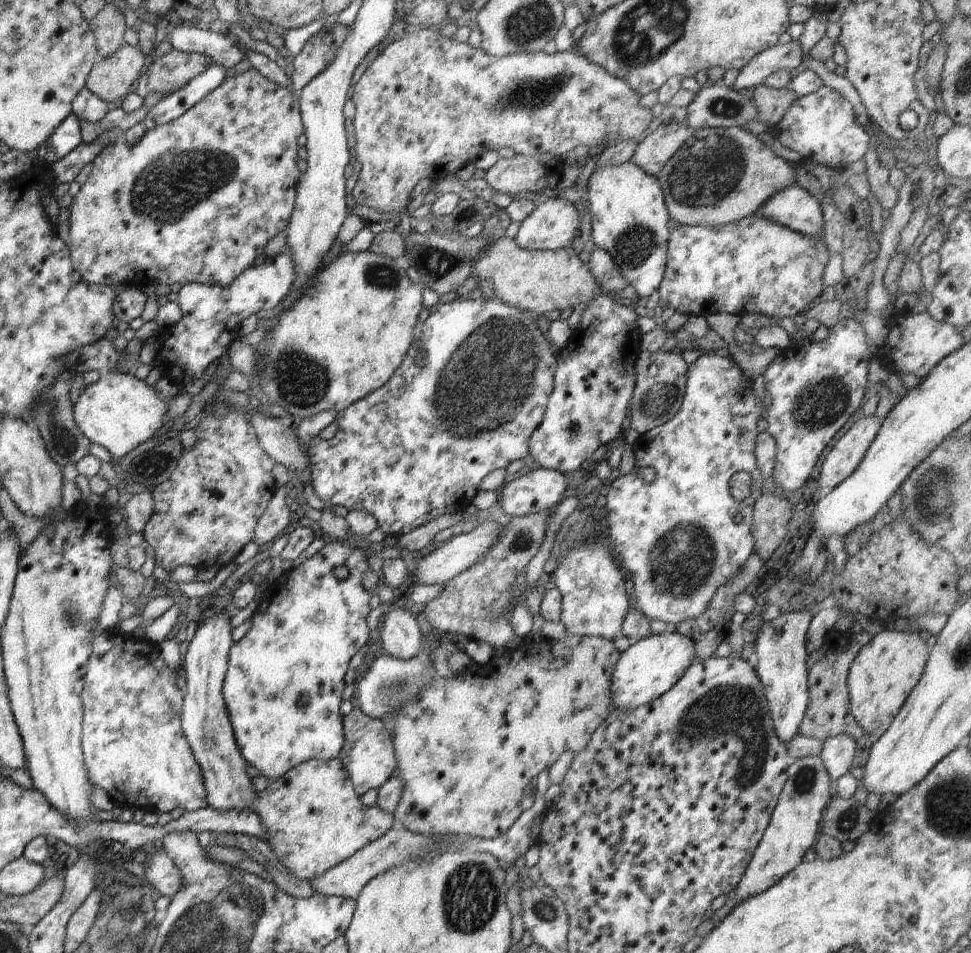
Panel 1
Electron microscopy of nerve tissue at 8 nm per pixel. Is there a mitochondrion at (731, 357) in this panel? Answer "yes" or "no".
no

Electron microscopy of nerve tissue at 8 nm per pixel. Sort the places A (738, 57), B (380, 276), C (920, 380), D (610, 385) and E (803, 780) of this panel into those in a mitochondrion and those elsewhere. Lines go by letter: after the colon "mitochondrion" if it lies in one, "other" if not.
A: other
B: mitochondrion
C: other
D: other
E: mitochondrion

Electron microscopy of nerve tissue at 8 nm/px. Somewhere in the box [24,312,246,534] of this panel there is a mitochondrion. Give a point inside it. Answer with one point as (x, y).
(64, 442)

